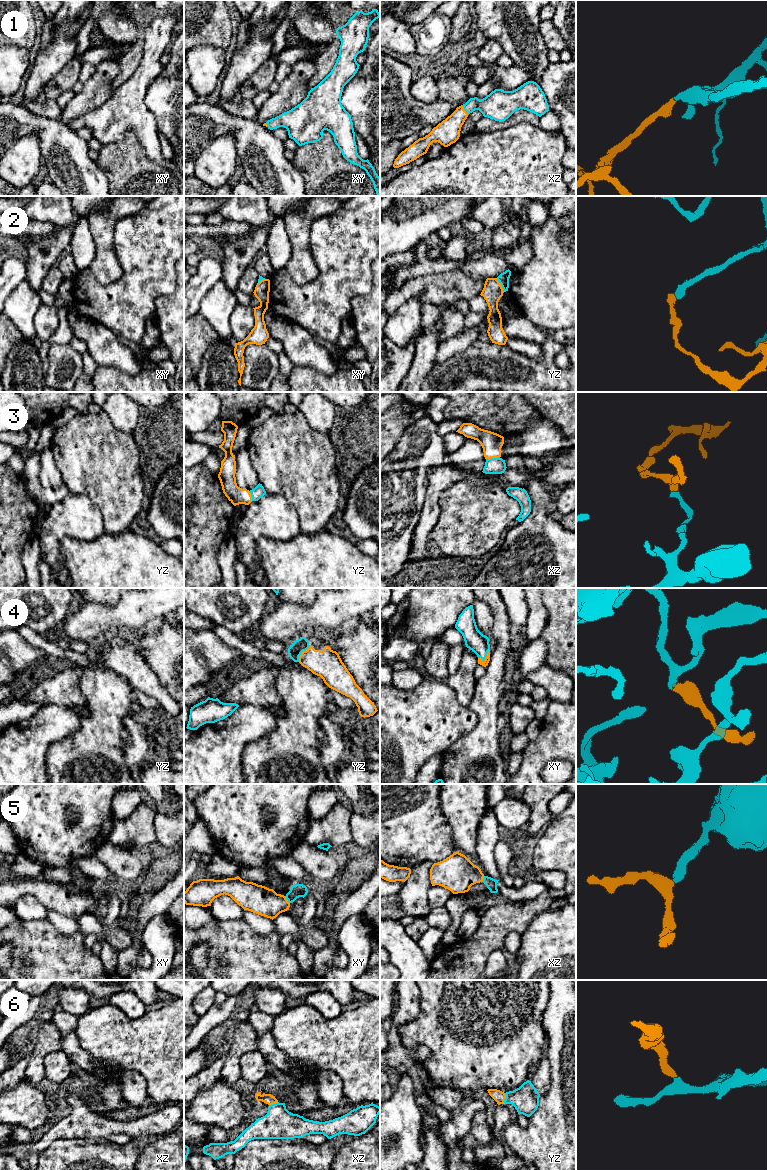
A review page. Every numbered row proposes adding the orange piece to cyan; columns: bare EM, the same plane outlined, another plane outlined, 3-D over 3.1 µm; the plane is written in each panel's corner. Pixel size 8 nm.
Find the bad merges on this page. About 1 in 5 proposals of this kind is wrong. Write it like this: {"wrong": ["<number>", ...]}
{"wrong": ["2"]}

